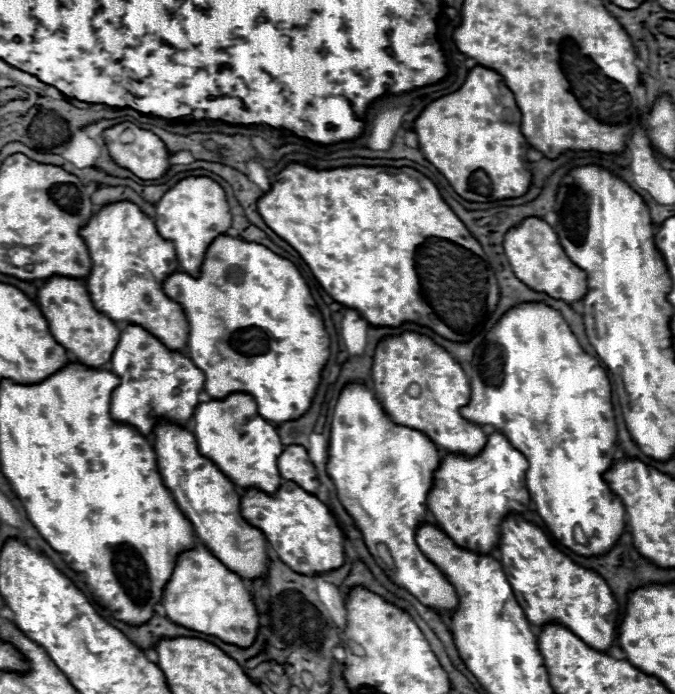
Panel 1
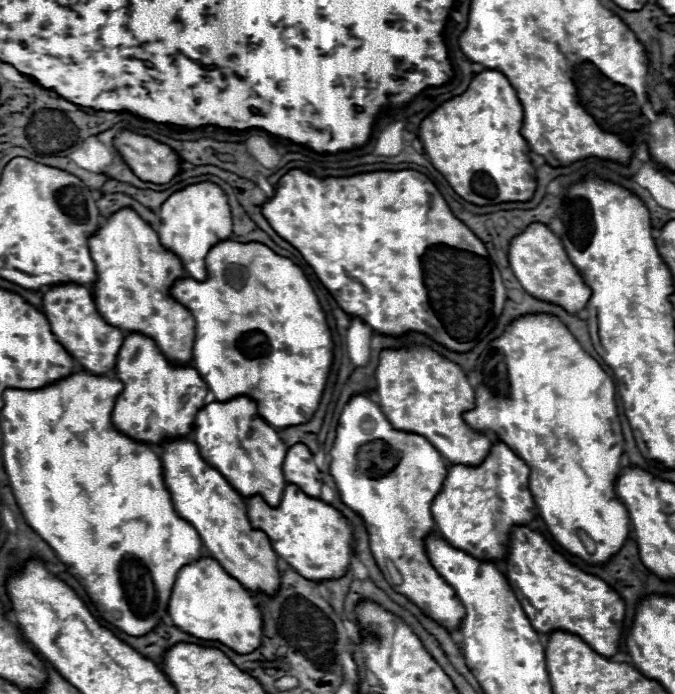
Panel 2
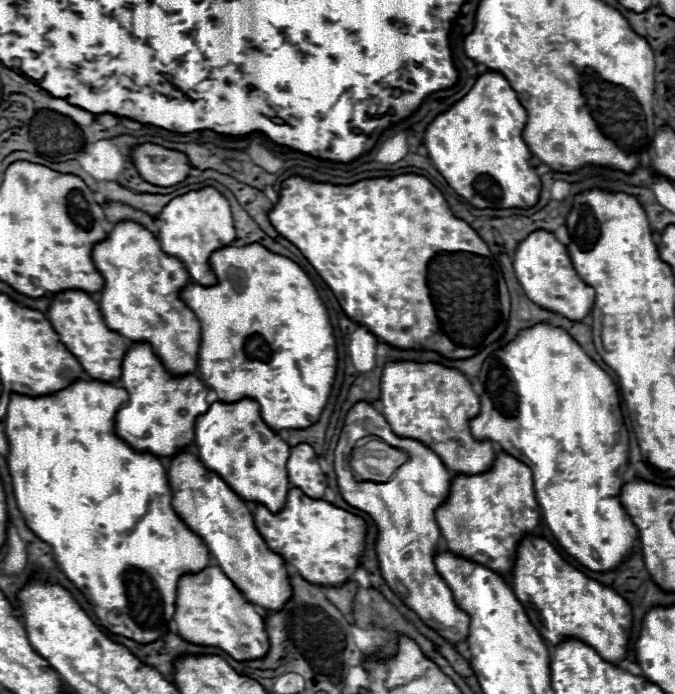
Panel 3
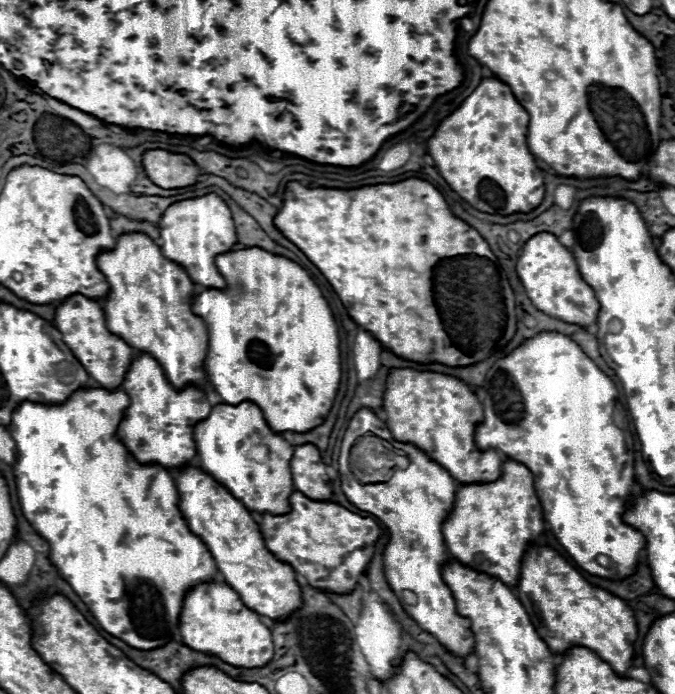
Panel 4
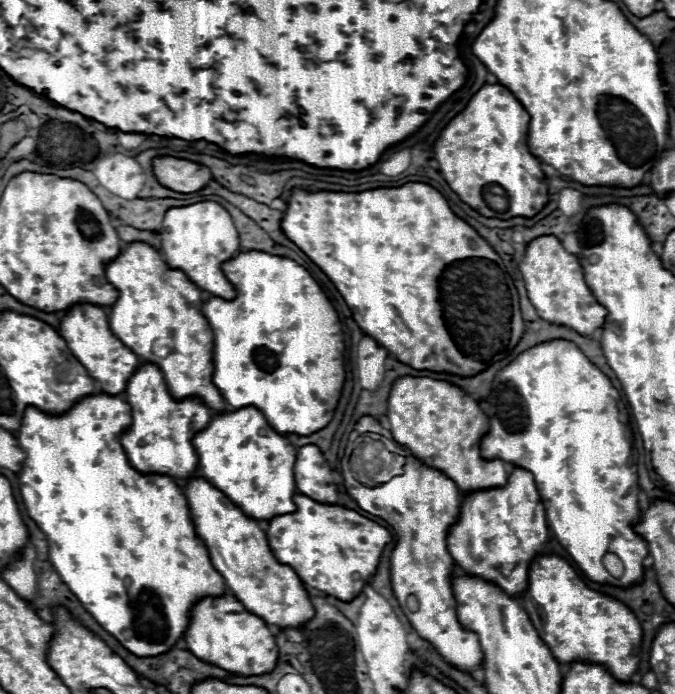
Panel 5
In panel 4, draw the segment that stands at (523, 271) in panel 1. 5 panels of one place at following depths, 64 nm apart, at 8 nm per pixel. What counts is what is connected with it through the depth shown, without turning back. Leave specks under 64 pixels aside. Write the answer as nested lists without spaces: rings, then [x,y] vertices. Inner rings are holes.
[[[540,232],[540,234],[532,236],[522,246],[522,254],[518,258],[516,272],[522,280],[522,286],[528,294],[528,298],[532,300],[532,304],[546,316],[552,316],[552,318],[558,318],[562,322],[576,324],[582,328],[592,326],[598,320],[600,304],[594,296],[594,290],[588,284],[584,284],[580,270],[576,268],[576,258],[572,256],[572,252],[568,248],[564,248],[558,242],[558,238],[554,234]]]

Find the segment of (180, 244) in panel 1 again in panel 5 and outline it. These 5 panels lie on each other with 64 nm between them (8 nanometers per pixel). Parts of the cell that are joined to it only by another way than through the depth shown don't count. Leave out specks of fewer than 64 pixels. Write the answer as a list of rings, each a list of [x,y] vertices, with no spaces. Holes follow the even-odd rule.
[[[198,202],[192,206],[170,208],[162,226],[162,256],[166,264],[174,270],[182,270],[200,290],[224,300],[234,300],[236,290],[222,270],[222,264],[240,252],[240,238],[230,214],[216,202]]]

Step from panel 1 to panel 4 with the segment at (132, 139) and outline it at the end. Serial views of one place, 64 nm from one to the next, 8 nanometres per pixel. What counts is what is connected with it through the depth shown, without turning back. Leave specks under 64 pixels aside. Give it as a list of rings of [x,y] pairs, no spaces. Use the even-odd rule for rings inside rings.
[[[148,150],[142,158],[148,178],[160,188],[186,188],[198,182],[198,176],[204,174],[184,154],[172,154],[166,150]]]

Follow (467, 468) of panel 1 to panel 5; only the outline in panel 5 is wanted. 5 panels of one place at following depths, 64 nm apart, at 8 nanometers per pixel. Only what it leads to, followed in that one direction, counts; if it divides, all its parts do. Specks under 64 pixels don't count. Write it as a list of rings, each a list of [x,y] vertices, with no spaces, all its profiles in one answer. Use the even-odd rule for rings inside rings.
[[[514,468],[508,484],[464,496],[460,520],[448,532],[448,552],[468,574],[494,582],[508,596],[518,596],[528,588],[528,568],[548,542],[548,522],[544,502],[536,492],[530,472]]]

